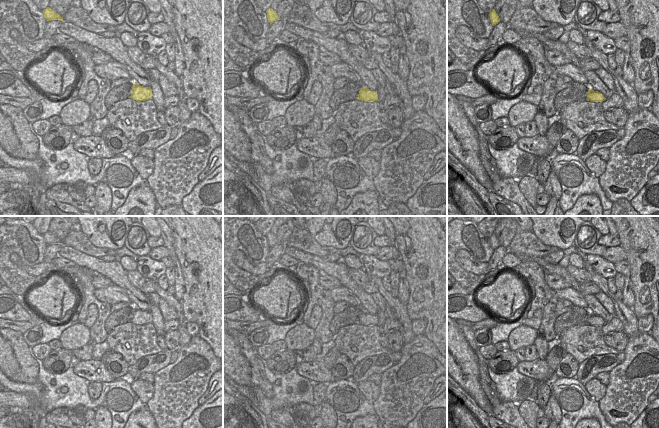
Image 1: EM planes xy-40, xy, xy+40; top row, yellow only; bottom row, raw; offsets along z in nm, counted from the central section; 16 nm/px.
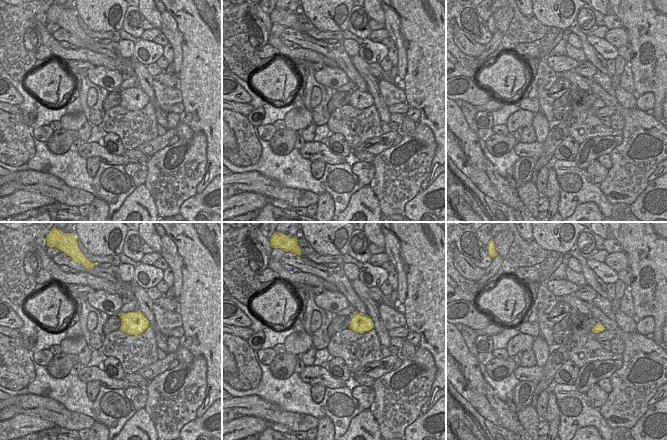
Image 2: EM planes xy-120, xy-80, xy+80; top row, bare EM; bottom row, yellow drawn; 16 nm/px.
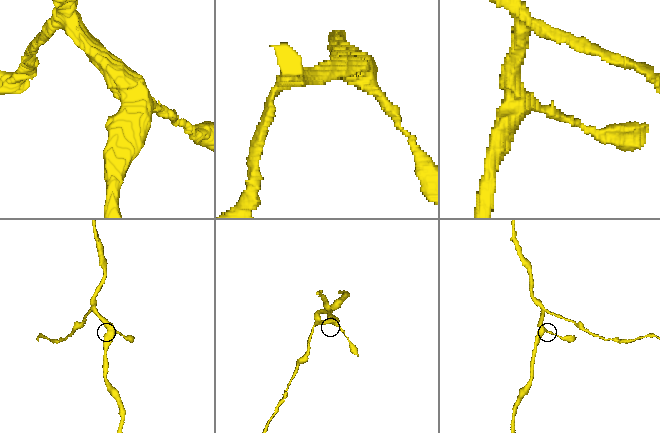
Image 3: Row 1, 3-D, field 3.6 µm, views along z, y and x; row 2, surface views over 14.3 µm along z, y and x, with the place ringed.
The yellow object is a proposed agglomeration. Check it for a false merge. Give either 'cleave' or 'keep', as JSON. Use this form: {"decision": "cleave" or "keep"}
{"decision": "keep"}

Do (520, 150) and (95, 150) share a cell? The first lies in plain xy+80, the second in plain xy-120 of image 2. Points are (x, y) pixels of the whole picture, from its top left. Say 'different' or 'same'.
same

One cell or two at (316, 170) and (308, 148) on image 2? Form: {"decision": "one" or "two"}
{"decision": "two"}

